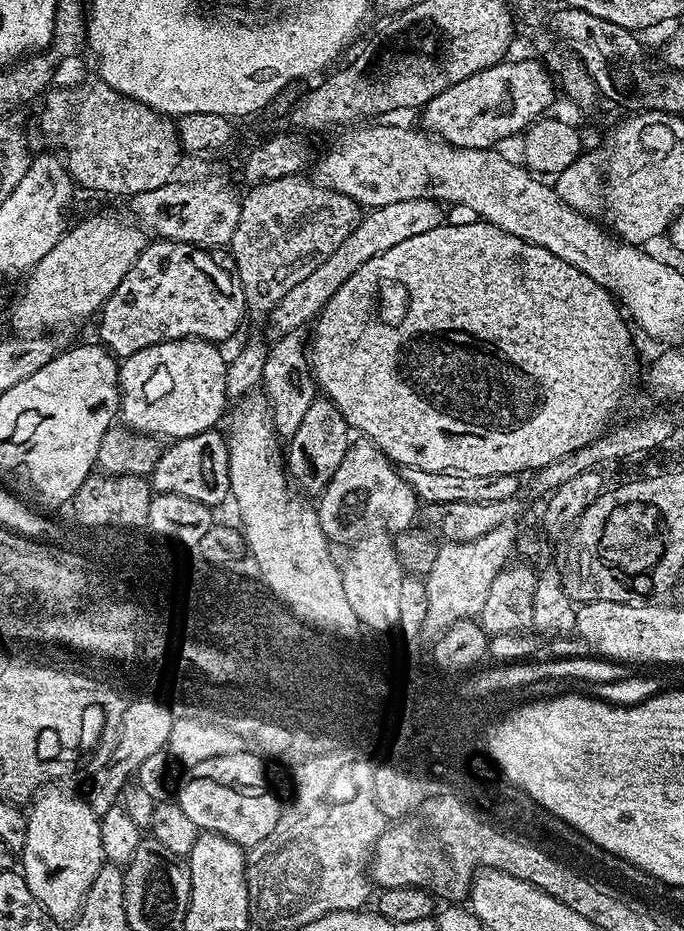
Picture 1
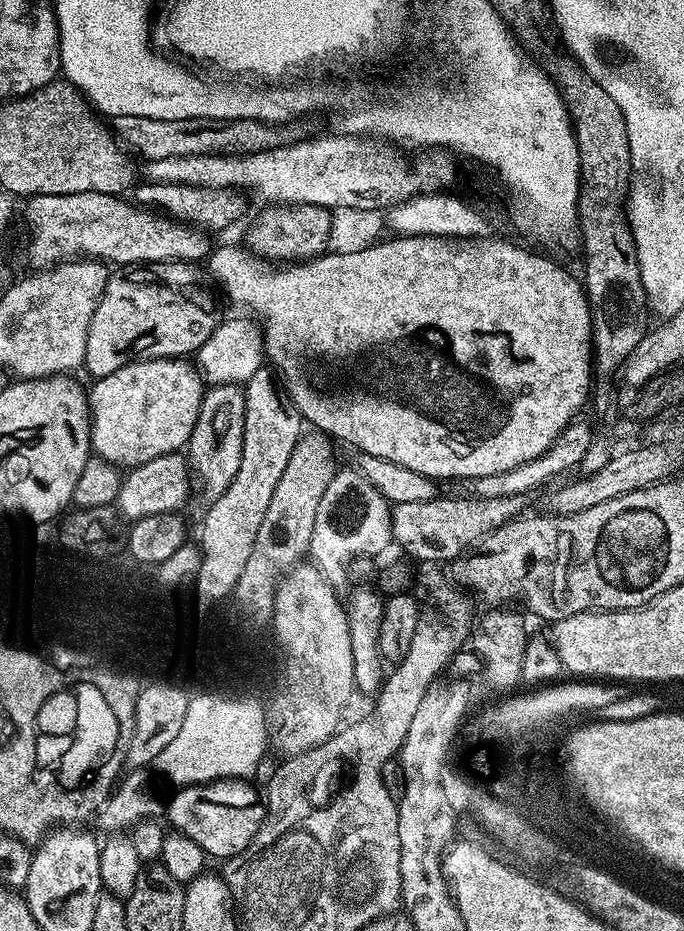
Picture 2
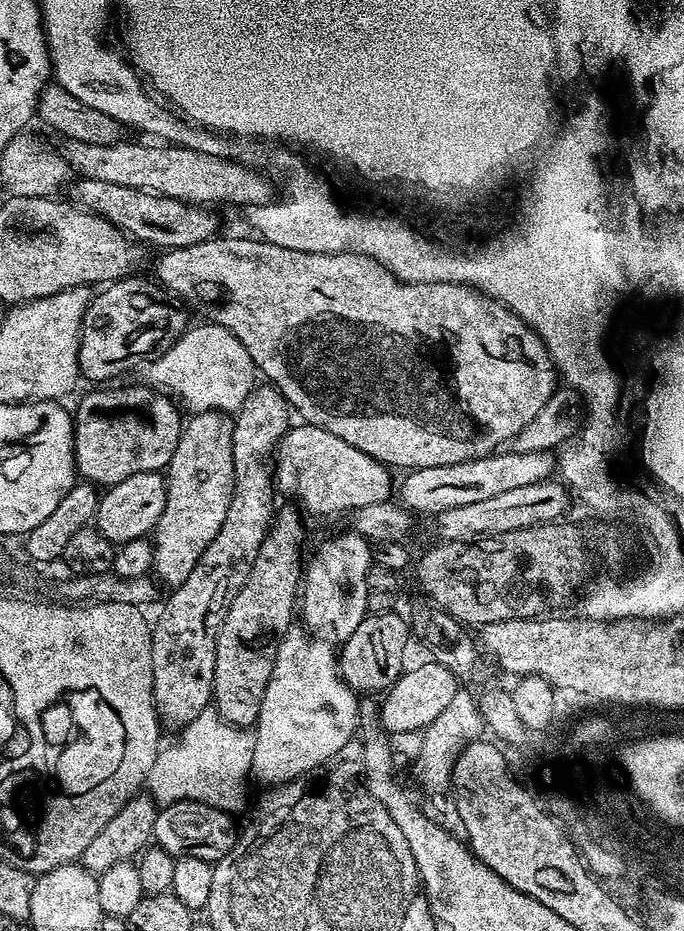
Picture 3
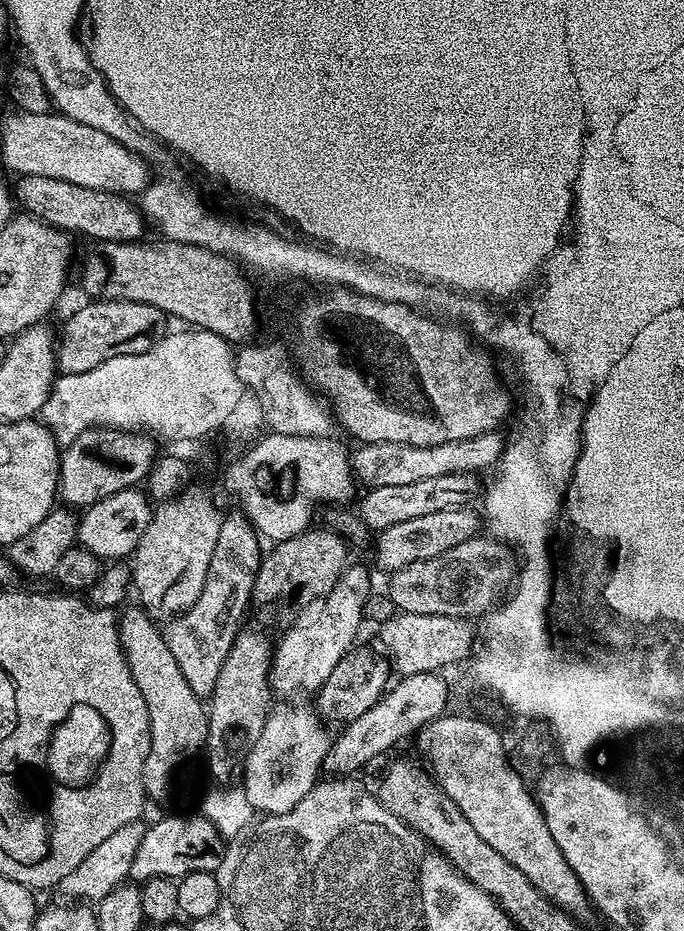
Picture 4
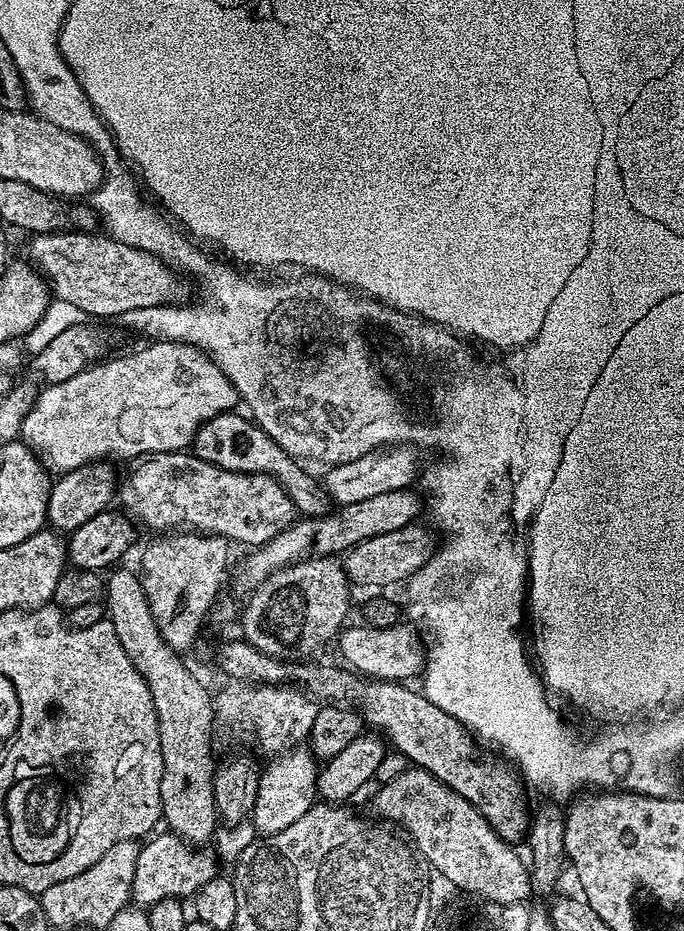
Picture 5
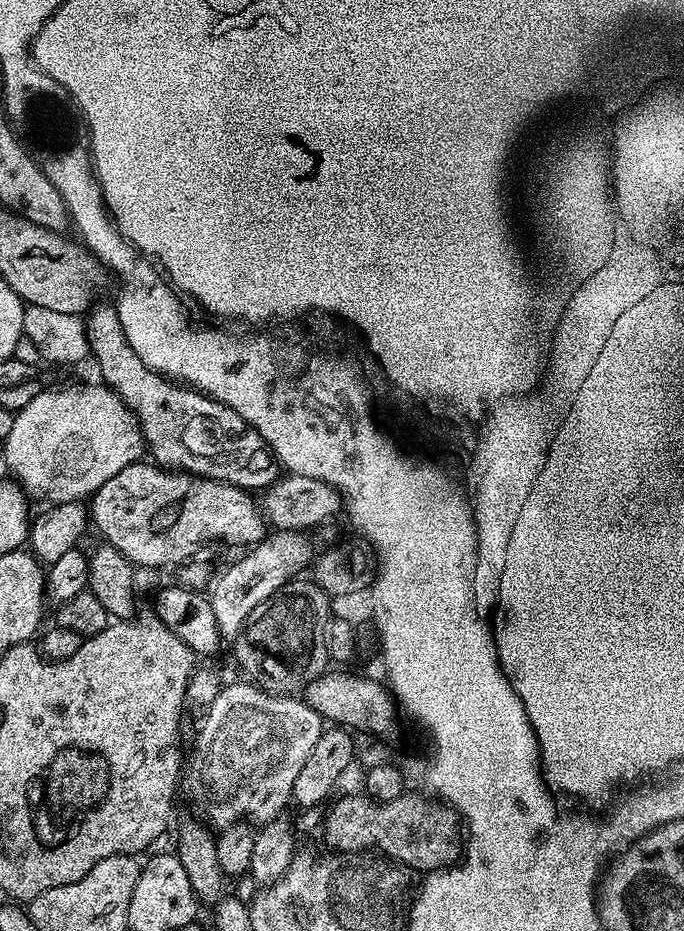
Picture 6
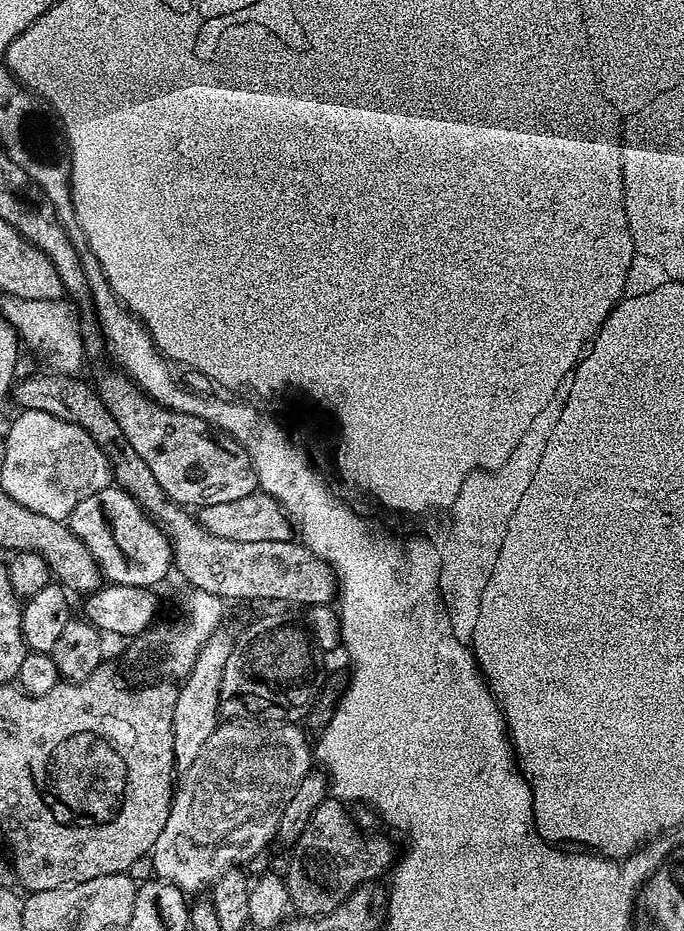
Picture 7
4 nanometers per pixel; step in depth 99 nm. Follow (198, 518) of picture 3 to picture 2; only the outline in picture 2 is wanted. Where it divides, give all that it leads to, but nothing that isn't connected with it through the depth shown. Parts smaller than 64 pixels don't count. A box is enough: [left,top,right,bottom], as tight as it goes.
[186,384,246,497]

